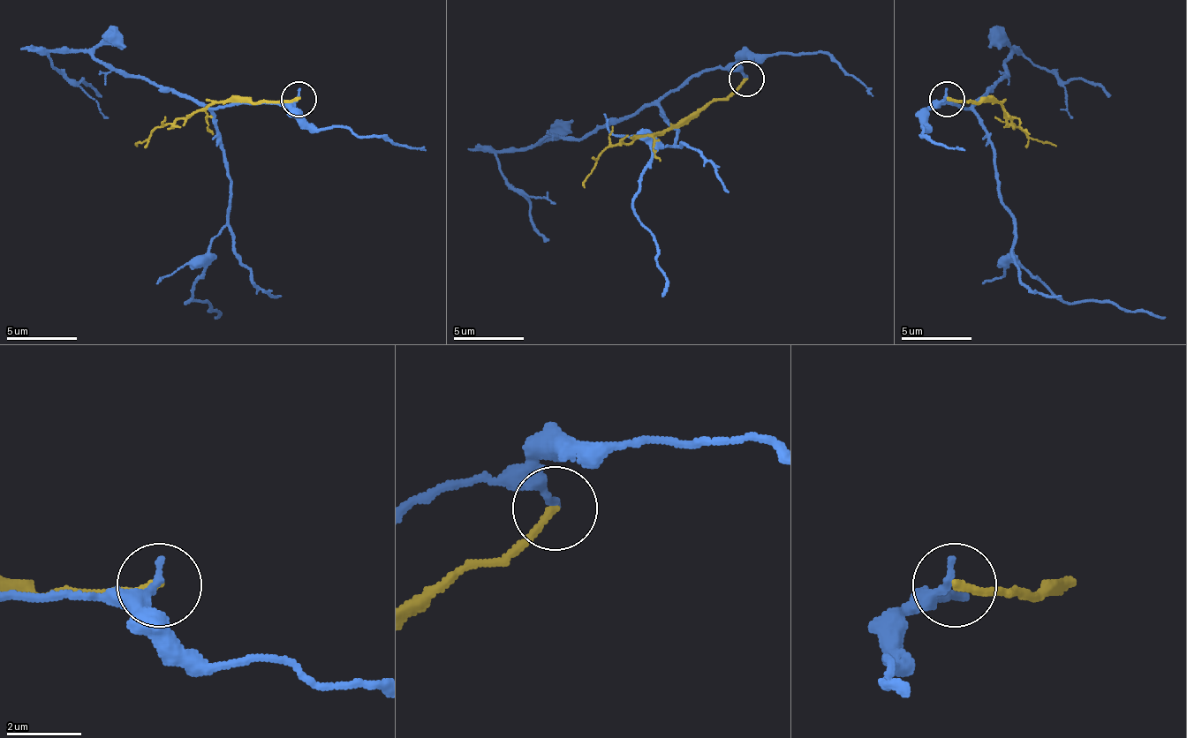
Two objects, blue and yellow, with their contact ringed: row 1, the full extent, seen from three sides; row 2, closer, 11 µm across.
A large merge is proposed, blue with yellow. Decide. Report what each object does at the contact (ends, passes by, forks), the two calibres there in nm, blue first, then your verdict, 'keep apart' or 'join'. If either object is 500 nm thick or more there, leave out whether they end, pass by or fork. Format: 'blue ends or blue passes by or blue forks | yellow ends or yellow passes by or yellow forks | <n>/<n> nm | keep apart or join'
blue ends | yellow ends | 360/200 nm | keep apart

